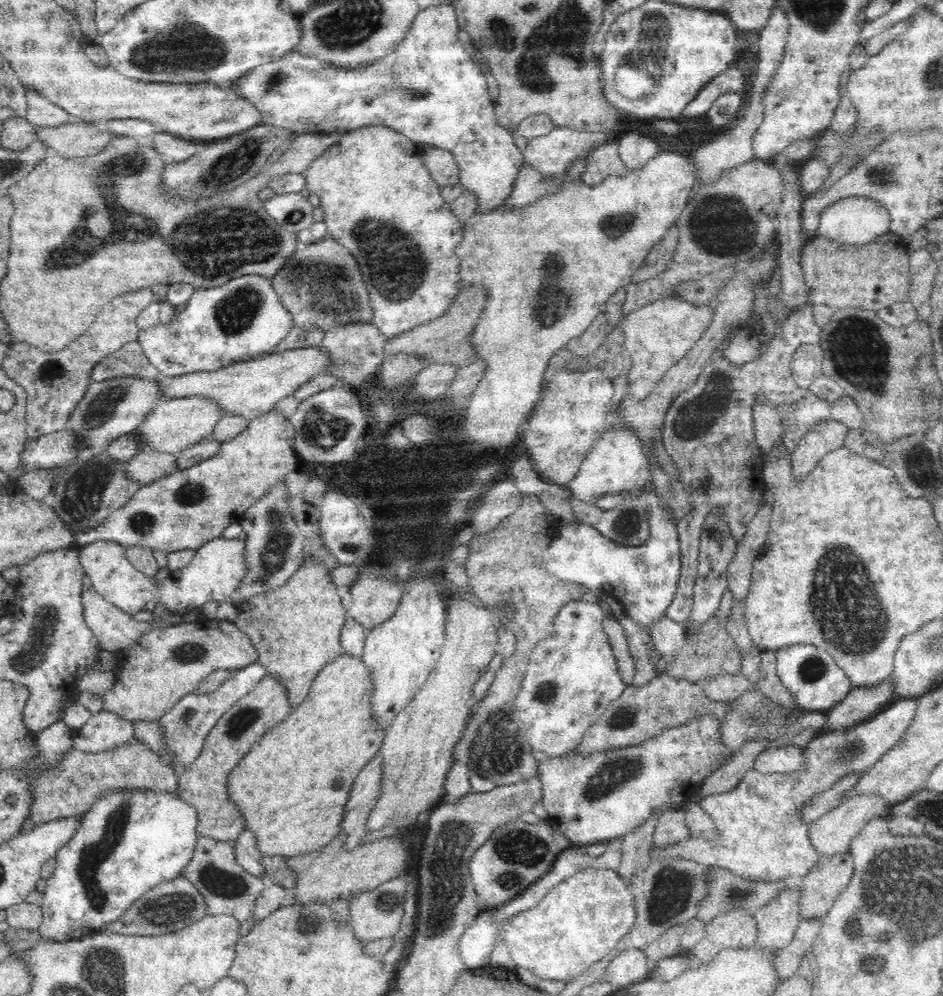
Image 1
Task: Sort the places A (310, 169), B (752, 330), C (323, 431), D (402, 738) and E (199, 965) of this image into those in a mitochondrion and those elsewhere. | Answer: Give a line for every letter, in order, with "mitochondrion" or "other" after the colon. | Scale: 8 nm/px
A: other
B: other
C: mitochondrion
D: other
E: other

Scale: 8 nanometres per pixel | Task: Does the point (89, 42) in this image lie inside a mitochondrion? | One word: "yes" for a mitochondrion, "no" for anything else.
no

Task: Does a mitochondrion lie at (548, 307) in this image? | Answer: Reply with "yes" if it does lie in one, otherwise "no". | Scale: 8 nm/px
yes

